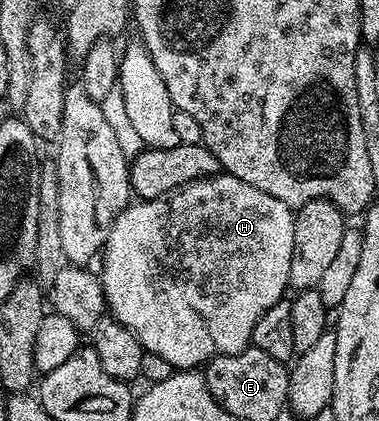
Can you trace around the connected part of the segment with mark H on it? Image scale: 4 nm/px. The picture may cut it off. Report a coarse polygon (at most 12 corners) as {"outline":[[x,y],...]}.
{"outline":[[226,172],[132,201],[110,317],[194,370],[288,293],[292,207]]}

